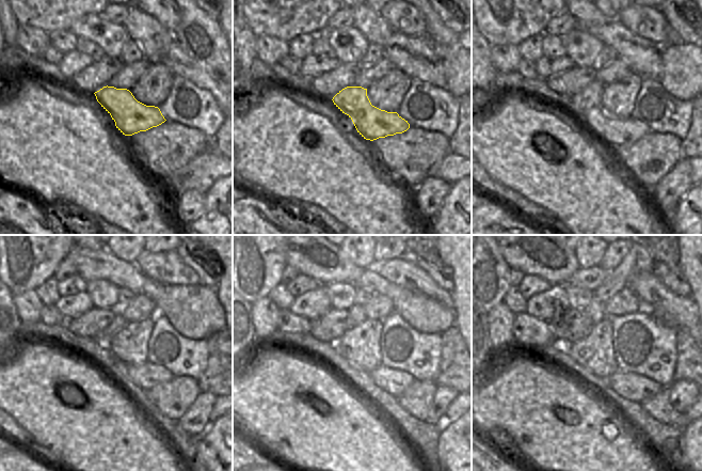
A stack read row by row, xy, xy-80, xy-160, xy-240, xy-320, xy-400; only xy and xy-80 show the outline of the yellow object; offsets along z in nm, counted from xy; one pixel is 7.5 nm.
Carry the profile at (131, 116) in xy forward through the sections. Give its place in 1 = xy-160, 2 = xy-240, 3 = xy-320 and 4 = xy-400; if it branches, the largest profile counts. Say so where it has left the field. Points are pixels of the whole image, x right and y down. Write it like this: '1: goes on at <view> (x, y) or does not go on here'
1: goes on at xy-160 (587, 106)
2: goes on at xy-240 (146, 376)
3: goes on at xy-320 (394, 381)
4: goes on at xy-400 (637, 388)

